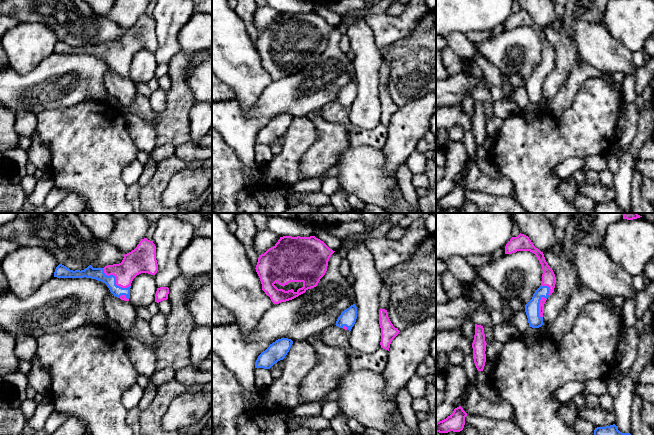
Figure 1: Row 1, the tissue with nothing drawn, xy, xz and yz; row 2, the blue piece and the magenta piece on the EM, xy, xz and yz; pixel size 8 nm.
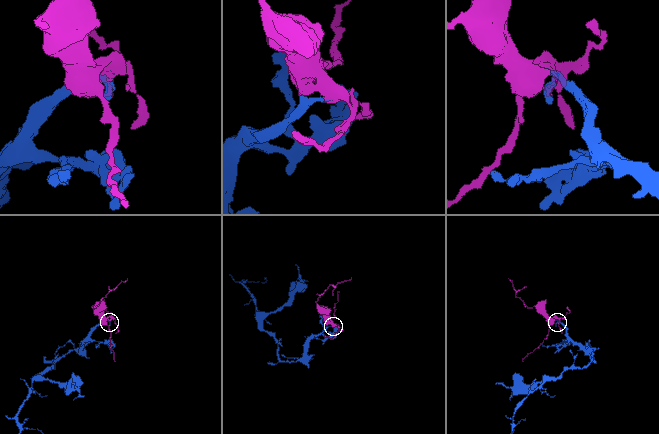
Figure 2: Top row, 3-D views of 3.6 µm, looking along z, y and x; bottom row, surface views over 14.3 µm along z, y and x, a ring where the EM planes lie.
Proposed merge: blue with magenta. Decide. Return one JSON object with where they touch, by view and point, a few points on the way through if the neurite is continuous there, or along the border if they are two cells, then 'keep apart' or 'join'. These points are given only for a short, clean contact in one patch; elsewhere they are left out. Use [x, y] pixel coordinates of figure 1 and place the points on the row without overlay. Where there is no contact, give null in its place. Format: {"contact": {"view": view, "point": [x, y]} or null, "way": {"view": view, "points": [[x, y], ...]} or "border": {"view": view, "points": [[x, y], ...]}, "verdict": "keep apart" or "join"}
{"contact": {"view": "xy", "point": [115, 56]}, "verdict": "join"}

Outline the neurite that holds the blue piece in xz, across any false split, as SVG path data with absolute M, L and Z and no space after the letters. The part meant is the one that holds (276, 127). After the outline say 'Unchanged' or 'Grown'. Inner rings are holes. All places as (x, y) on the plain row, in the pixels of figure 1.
M288 114L276 116L258 132L255 144L270 145L275 139L285 134L292 120L293 117Z. Unchanged

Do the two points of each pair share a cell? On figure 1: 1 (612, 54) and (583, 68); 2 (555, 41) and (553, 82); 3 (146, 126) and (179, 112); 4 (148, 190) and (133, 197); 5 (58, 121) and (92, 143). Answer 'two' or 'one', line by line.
1: two
2: one
3: two
4: two
5: one

